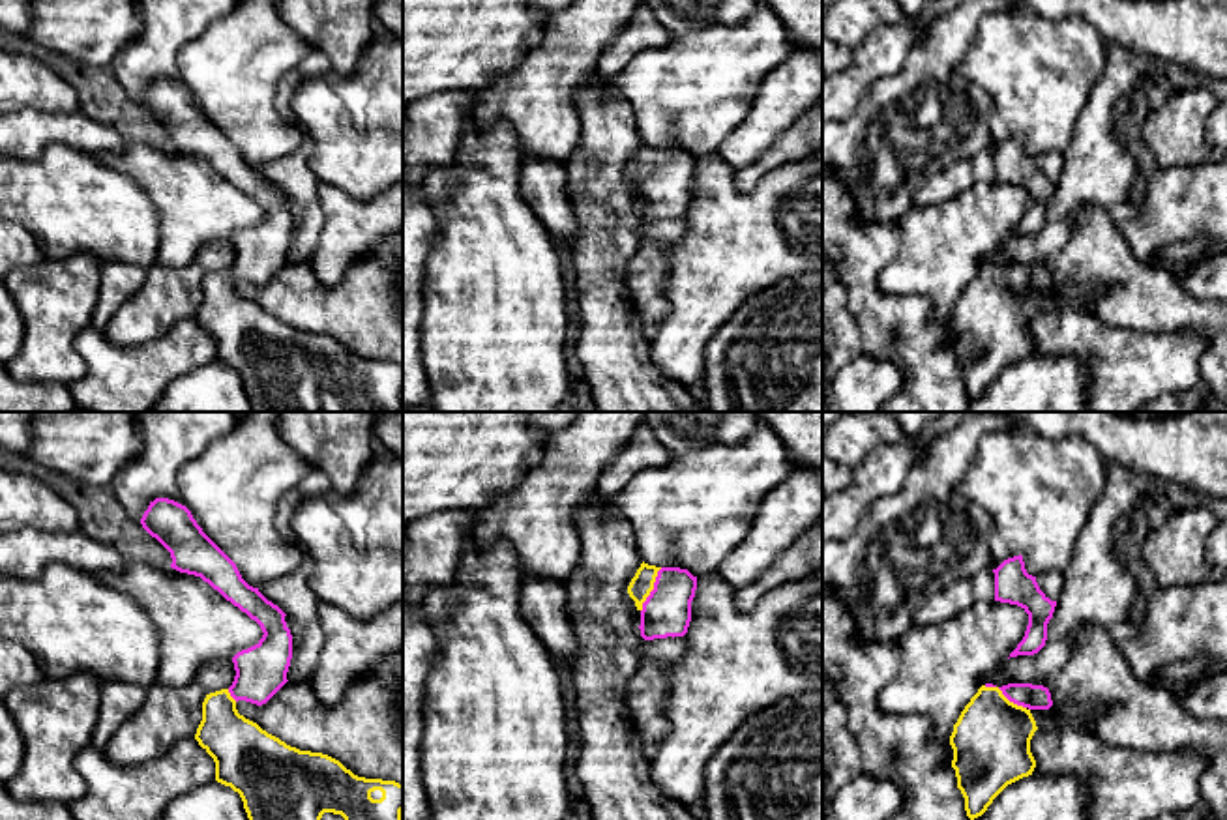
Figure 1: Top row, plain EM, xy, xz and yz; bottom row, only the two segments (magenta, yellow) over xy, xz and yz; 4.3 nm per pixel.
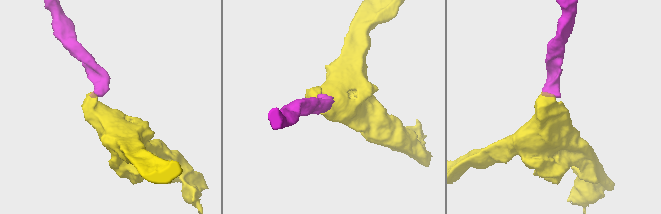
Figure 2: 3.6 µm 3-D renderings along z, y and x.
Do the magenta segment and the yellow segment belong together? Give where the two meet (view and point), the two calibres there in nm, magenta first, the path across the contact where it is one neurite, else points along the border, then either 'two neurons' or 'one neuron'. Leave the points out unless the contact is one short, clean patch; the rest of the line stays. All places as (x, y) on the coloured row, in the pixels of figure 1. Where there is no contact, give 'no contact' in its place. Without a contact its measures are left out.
xz (652, 590) | 200/100 nm | across xz (665, 613), (665, 603), (652, 590), (641, 585) | one neuron

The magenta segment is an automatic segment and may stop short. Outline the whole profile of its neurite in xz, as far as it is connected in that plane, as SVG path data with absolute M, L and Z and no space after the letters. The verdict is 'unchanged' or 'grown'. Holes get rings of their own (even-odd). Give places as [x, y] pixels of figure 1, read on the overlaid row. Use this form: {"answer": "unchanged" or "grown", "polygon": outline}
{"answer": "grown", "polygon": "M643 562L628 586L641 612L641 637L644 640L684 637L691 622L695 590L697 577L687 569Z"}

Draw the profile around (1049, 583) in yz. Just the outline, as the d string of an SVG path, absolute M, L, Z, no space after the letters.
M1055 569L1042 571L1036 575L1036 582L1040 590L1045 593L1045 597L1049 597L1051 601L1057 601L1062 592L1064 573L1055 571Z

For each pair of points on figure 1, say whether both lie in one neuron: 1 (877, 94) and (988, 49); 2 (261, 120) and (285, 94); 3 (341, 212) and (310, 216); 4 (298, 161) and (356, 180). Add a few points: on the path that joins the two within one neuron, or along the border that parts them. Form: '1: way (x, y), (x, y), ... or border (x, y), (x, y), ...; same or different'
1: border (982, 19), (958, 72), (988, 96); different
2: border (296, 66), (276, 92), (276, 111), (287, 122); different
3: border (319, 182), (321, 208); different
4: border (306, 145), (310, 169), (321, 182); different

